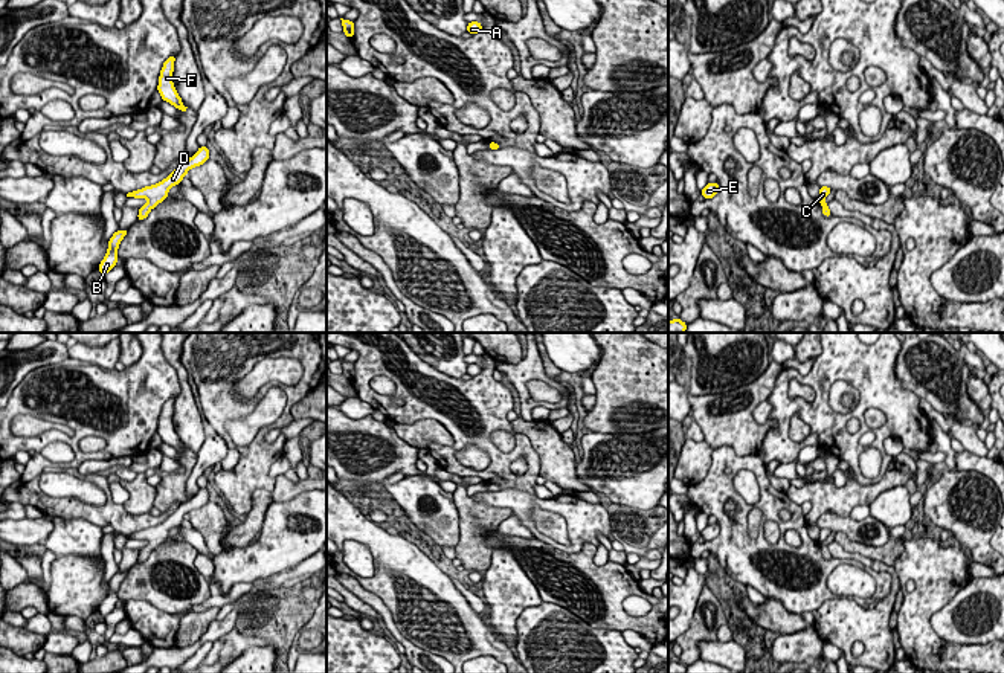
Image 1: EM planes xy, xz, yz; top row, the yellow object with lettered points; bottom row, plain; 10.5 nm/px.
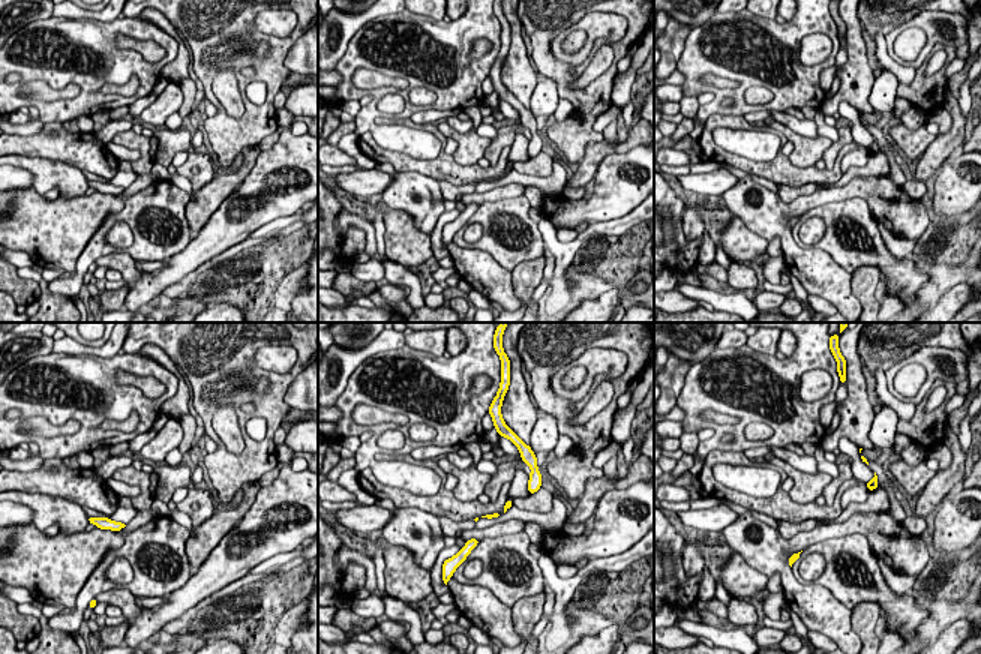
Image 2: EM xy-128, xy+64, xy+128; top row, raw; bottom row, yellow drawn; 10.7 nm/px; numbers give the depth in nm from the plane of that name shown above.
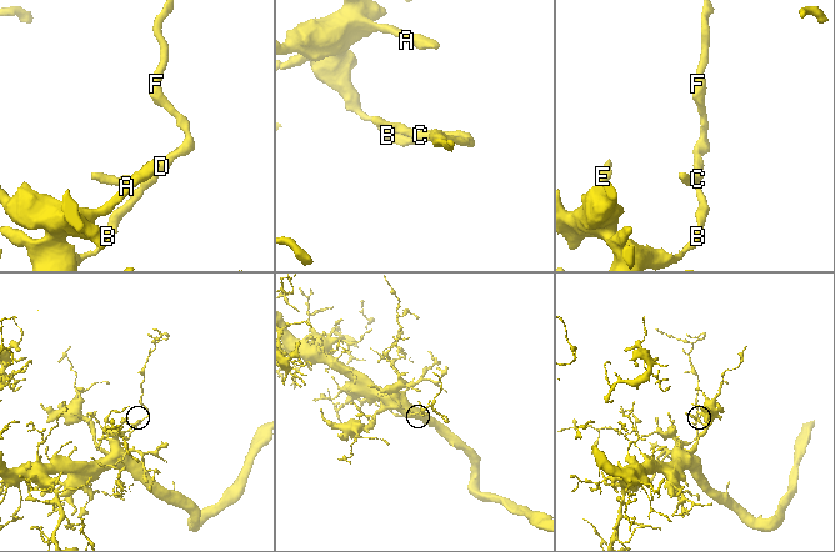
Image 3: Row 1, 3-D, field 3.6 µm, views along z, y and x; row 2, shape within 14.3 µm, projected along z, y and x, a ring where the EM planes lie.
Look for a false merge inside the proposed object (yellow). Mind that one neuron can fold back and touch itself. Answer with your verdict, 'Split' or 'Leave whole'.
Leave whole

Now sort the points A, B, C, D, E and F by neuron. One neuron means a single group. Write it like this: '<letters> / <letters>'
A B C D E F

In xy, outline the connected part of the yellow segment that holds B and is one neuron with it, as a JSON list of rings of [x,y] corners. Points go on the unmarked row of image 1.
[[[128,571],[116,572],[113,578],[110,580],[107,597],[98,607],[99,613],[104,618],[116,607],[116,603],[119,601],[117,589],[127,575],[128,575]]]

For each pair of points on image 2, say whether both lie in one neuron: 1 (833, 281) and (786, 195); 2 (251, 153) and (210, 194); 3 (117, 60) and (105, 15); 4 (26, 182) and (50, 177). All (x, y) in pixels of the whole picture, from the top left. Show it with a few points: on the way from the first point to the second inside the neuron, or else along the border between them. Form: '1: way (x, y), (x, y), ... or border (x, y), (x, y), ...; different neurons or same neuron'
1: border (776, 185), (777, 195), (786, 203), (803, 194); different neurons
2: way (246, 165), (231, 182), (222, 185); same neuron
3: border (117, 17), (110, 21), (72, 20); different neurons
4: border (15, 165), (32, 174), (33, 186); different neurons

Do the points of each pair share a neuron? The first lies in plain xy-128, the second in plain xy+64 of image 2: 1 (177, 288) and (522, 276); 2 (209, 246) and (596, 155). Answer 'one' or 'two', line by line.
1: one
2: two

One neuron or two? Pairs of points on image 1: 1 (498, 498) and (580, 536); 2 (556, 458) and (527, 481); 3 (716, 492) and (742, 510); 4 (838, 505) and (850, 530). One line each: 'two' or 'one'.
1: one
2: two
3: one
4: two

